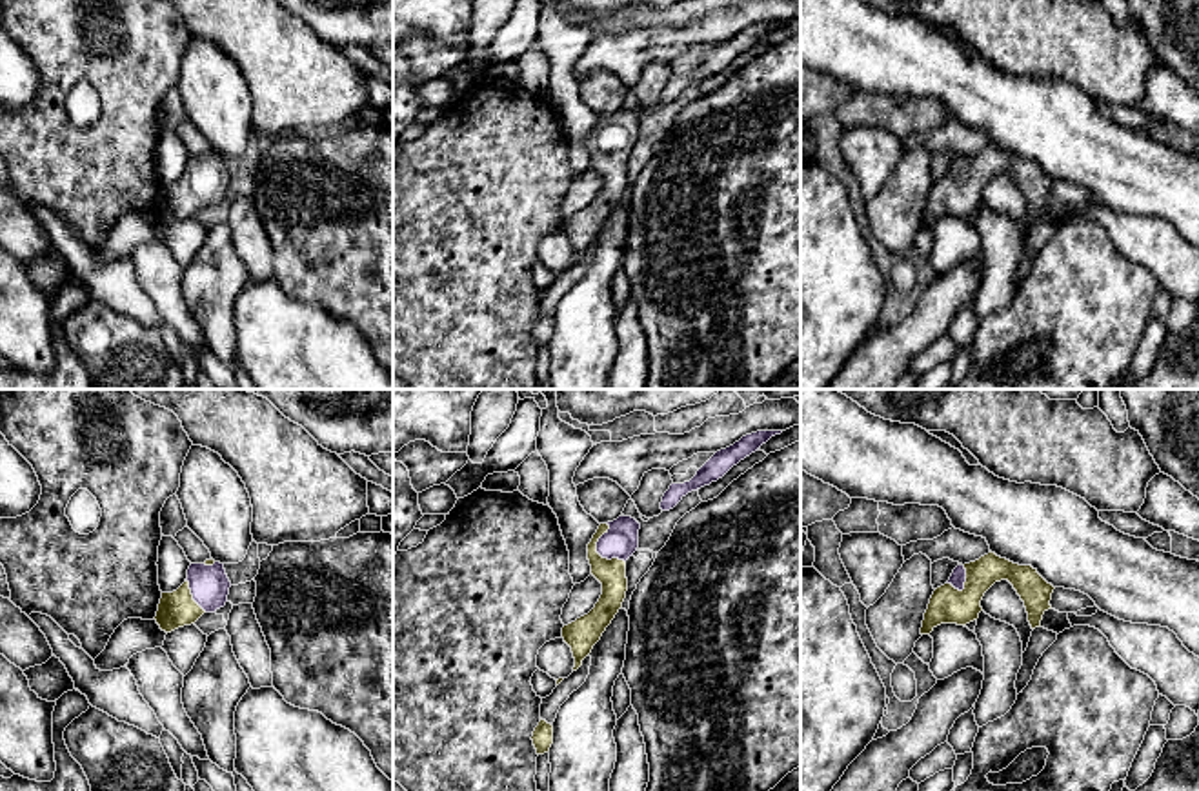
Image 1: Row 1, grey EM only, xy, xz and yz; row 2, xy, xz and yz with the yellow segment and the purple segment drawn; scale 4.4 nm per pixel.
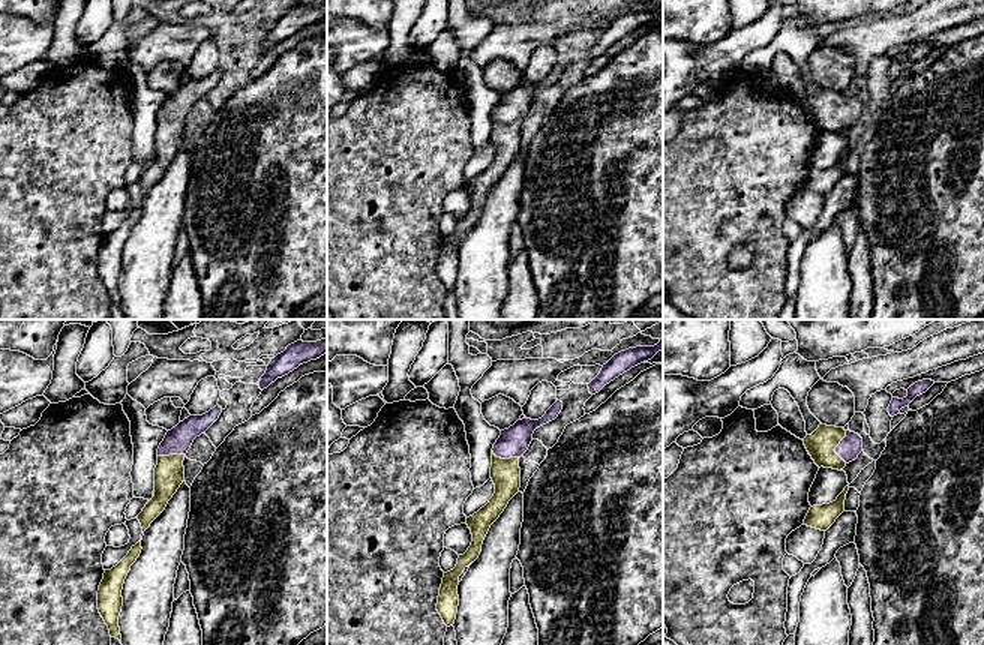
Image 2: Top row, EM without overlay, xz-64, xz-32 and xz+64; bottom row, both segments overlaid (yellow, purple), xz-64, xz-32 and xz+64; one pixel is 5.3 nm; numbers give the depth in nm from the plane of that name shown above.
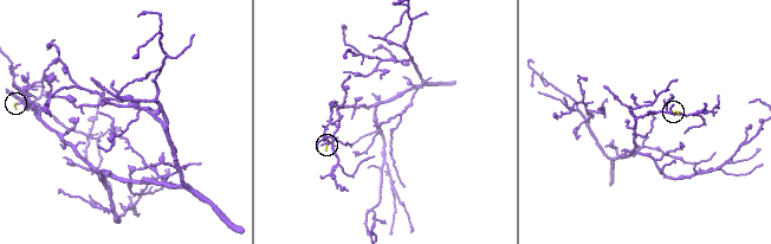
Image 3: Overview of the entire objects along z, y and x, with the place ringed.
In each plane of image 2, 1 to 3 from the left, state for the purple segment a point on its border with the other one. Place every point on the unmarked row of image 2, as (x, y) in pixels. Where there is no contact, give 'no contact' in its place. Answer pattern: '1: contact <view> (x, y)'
1: contact xz-64 (171, 119)
2: contact xz-32 (504, 123)
3: contact xz+64 (836, 110)

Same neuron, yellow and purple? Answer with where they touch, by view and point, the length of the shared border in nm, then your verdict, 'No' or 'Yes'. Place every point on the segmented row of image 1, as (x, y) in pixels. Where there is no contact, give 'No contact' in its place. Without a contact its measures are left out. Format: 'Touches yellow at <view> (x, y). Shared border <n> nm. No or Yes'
Touches yellow at xz (595, 551). Shared border 190 nm. Yes

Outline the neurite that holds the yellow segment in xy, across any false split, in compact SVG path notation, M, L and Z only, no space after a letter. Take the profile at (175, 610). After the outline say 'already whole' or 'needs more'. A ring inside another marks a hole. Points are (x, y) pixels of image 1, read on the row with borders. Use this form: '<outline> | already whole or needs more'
M213 558L204 564L191 564L186 582L173 593L162 593L155 620L166 633L191 626L204 613L224 607L229 587L224 564Z | needs more

